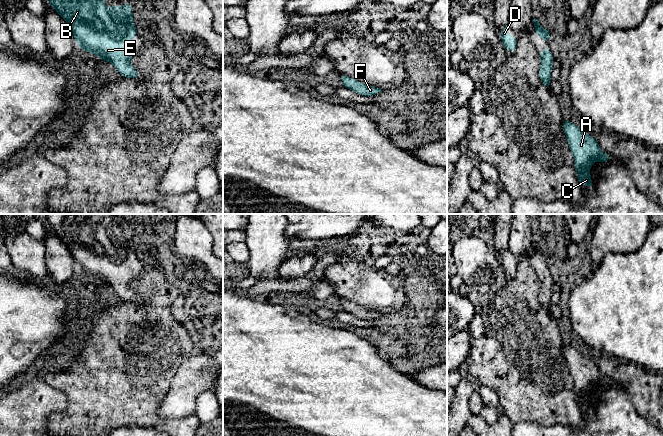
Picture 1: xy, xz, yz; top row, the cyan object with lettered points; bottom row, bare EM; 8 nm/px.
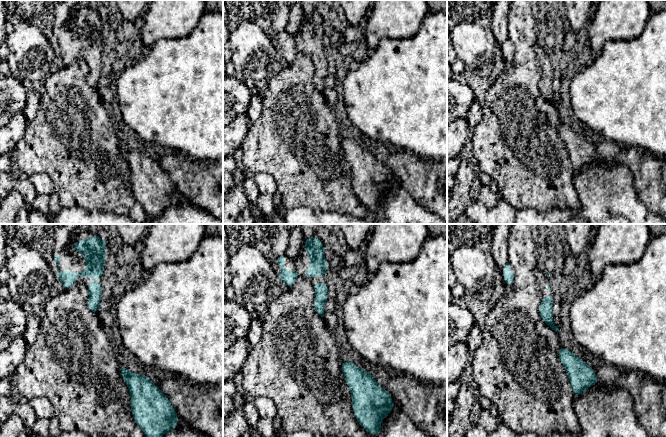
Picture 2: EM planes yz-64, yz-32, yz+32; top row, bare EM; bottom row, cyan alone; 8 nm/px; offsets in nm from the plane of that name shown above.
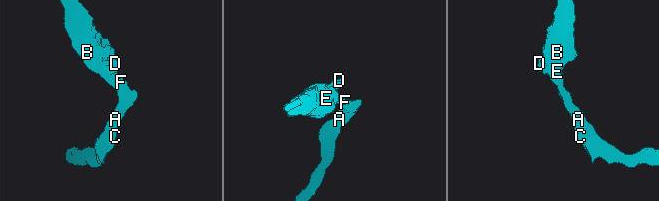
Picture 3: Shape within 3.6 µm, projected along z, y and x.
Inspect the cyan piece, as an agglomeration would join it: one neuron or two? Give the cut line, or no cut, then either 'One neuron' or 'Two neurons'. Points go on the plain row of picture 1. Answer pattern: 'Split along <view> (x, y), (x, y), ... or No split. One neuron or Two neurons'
No split. One neuron

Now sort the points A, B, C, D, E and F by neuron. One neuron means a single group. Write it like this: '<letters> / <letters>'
A B C D E F

